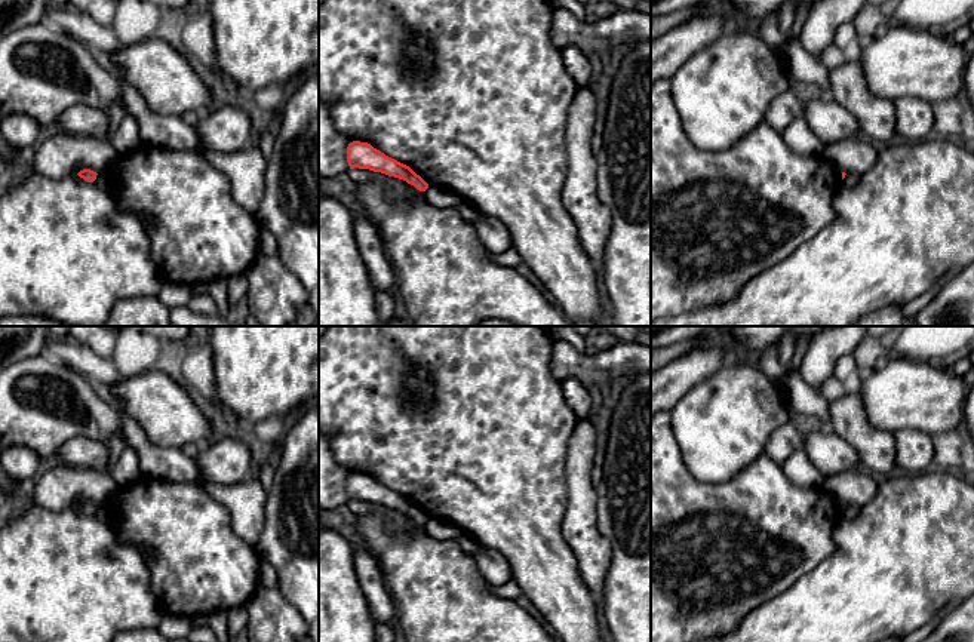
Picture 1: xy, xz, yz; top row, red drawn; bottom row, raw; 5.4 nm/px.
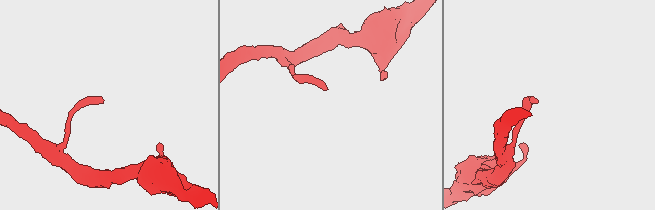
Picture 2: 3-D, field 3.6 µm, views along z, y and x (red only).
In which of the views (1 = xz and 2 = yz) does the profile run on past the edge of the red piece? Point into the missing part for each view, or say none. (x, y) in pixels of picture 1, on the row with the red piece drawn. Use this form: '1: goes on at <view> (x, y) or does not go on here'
1: does not go on here
2: does not go on here

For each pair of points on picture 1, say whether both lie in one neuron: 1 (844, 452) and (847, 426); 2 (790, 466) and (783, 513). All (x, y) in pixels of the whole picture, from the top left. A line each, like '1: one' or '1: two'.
1: two
2: two

